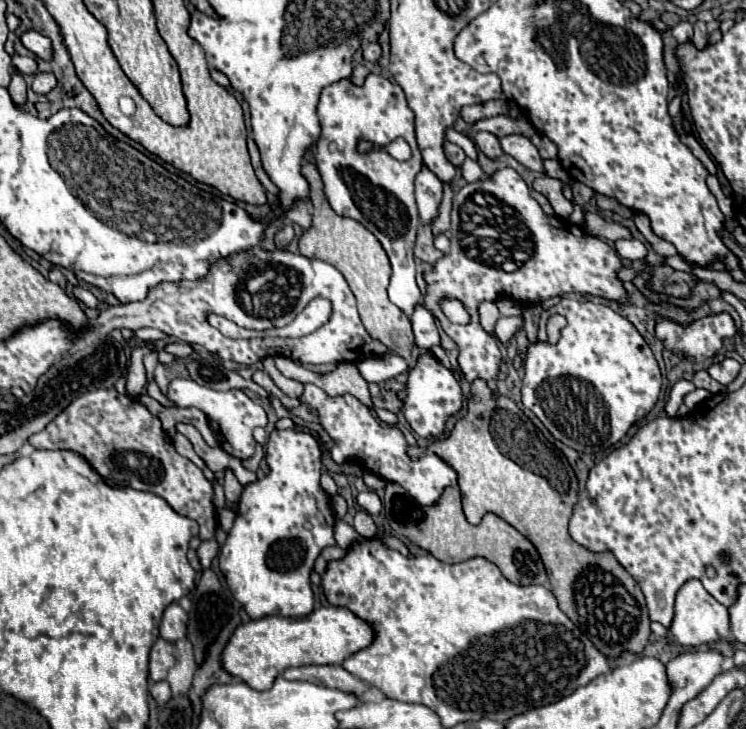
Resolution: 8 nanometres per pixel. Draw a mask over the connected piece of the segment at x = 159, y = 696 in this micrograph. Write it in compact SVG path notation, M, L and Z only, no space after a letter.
M160 680L160 682L152 682L150 684L150 694L154 696L154 700L162 706L170 700L170 686L166 680Z

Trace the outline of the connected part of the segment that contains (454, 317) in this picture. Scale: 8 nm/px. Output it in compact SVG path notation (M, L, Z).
M444 298L444 300L440 300L440 308L442 308L444 316L452 324L468 324L470 322L470 314L468 314L466 306L460 300L456 300L456 298Z

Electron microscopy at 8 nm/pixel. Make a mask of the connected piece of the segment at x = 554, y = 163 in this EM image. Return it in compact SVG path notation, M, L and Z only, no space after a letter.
M544 160L544 170L546 170L546 174L552 176L552 178L568 180L568 174L566 174L566 170L560 166L558 160Z

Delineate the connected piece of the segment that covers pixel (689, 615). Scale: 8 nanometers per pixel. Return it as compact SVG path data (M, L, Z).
M688 580L676 594L676 606L674 606L674 618L668 628L668 634L674 638L674 642L682 646L702 646L710 644L722 638L730 636L730 618L728 618L728 608L722 606L714 596L710 596L702 582L698 580Z

